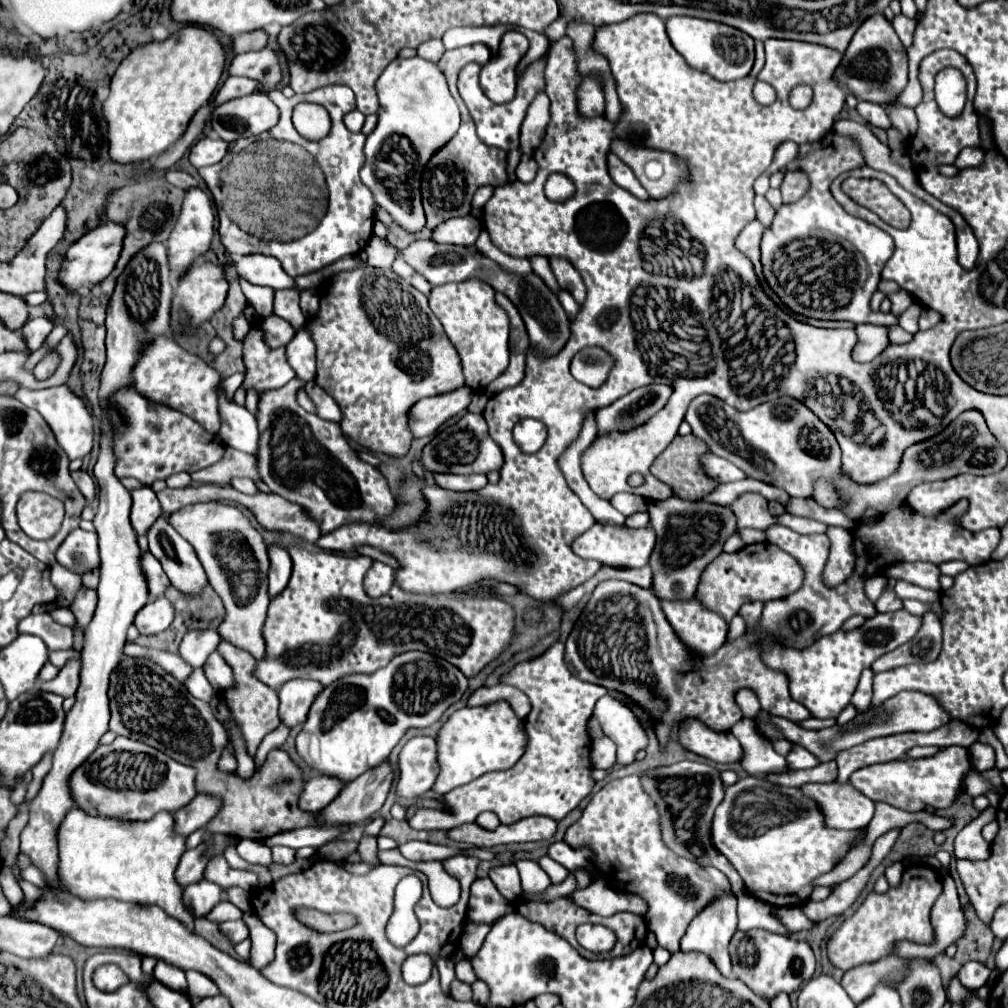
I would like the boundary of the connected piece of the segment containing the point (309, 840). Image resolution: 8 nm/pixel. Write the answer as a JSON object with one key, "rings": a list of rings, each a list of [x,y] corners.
{"rings":[[[304,827],[304,829],[272,835],[264,843],[268,847],[288,845],[292,849],[300,849],[300,847],[314,847],[314,849],[318,849],[320,845],[324,845],[324,843],[332,841],[334,837],[338,837],[342,831],[346,831],[346,827],[308,827],[308,829]]]}

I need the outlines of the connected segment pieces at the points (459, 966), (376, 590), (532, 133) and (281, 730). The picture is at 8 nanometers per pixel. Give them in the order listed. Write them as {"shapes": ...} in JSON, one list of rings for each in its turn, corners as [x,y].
{"shapes":[[[[460,959],[456,963],[456,979],[466,981],[466,983],[474,983],[478,979],[474,969],[472,969],[472,965],[470,965],[470,959]]],[[[374,560],[372,567],[366,573],[366,579],[364,579],[364,589],[368,591],[368,595],[372,595],[372,597],[386,595],[390,591],[392,583],[394,583],[394,579],[392,579],[392,567]]],[[[538,93],[522,123],[522,133],[520,133],[520,151],[522,153],[532,153],[540,145],[540,141],[544,139],[548,121],[550,121],[550,101],[548,101],[546,93]]],[[[280,725],[278,729],[274,729],[262,743],[260,743],[260,747],[258,747],[258,753],[254,755],[254,763],[256,763],[256,769],[258,767],[262,767],[262,763],[266,761],[266,755],[268,755],[268,751],[272,751],[272,749],[276,749],[276,747],[280,747],[284,741],[286,741],[286,737],[288,737],[288,733],[290,733],[290,729],[286,727],[286,725]]]]}

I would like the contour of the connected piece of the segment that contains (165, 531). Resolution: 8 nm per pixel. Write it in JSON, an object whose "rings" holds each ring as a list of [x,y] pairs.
{"rings":[[[164,515],[156,519],[146,537],[150,543],[150,553],[162,563],[170,583],[182,593],[200,593],[208,581],[204,567],[192,545],[184,541],[174,527],[170,527]]]}

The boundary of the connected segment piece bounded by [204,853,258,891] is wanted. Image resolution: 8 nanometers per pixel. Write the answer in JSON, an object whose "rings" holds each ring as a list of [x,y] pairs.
{"rings":[[[222,853],[214,855],[208,861],[208,867],[204,871],[204,879],[220,885],[224,891],[228,891],[230,887],[242,887],[246,891],[252,891],[258,887],[258,877],[254,873],[232,869]]]}

